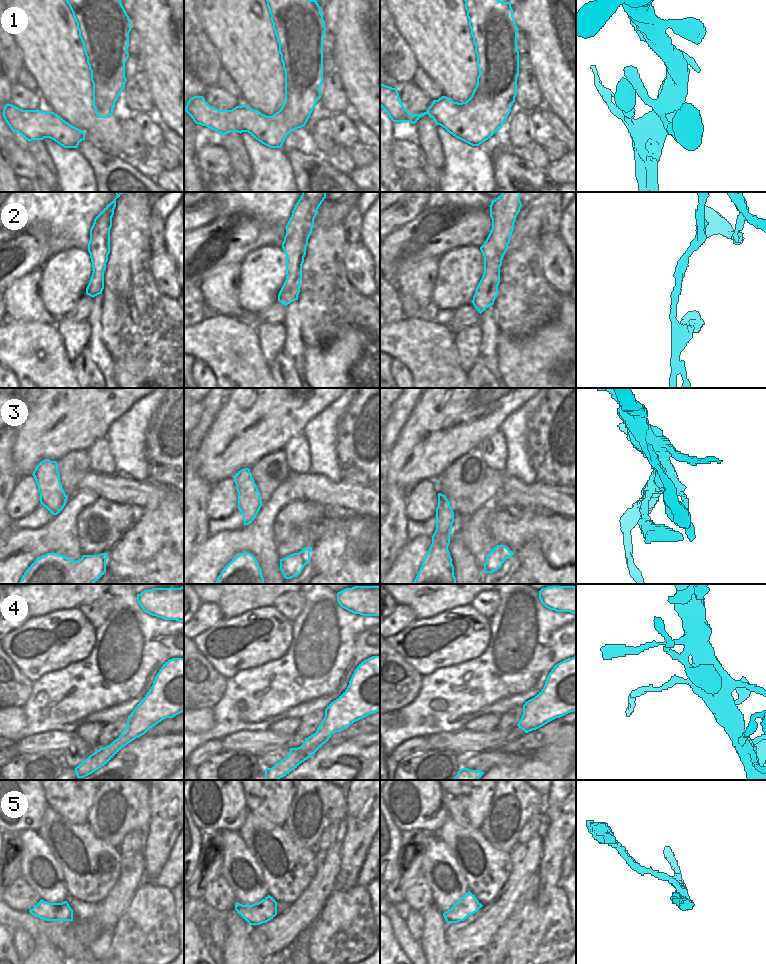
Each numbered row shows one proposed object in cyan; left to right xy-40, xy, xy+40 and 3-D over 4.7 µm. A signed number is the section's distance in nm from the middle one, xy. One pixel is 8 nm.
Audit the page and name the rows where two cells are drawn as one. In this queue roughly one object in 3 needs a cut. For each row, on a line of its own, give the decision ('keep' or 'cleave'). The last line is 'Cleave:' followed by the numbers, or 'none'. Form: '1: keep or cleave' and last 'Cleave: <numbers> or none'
1: keep
2: cleave
3: cleave
4: cleave
5: keep
Cleave: 2, 3, 4

